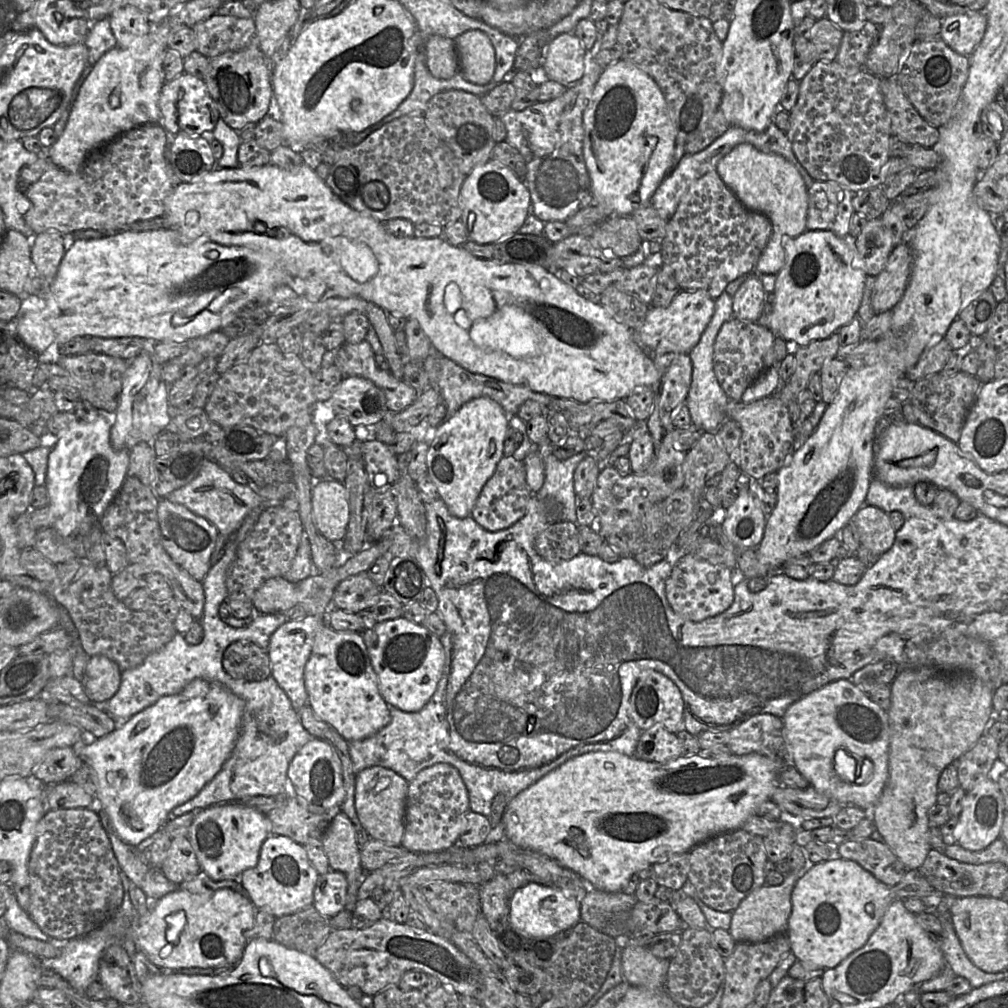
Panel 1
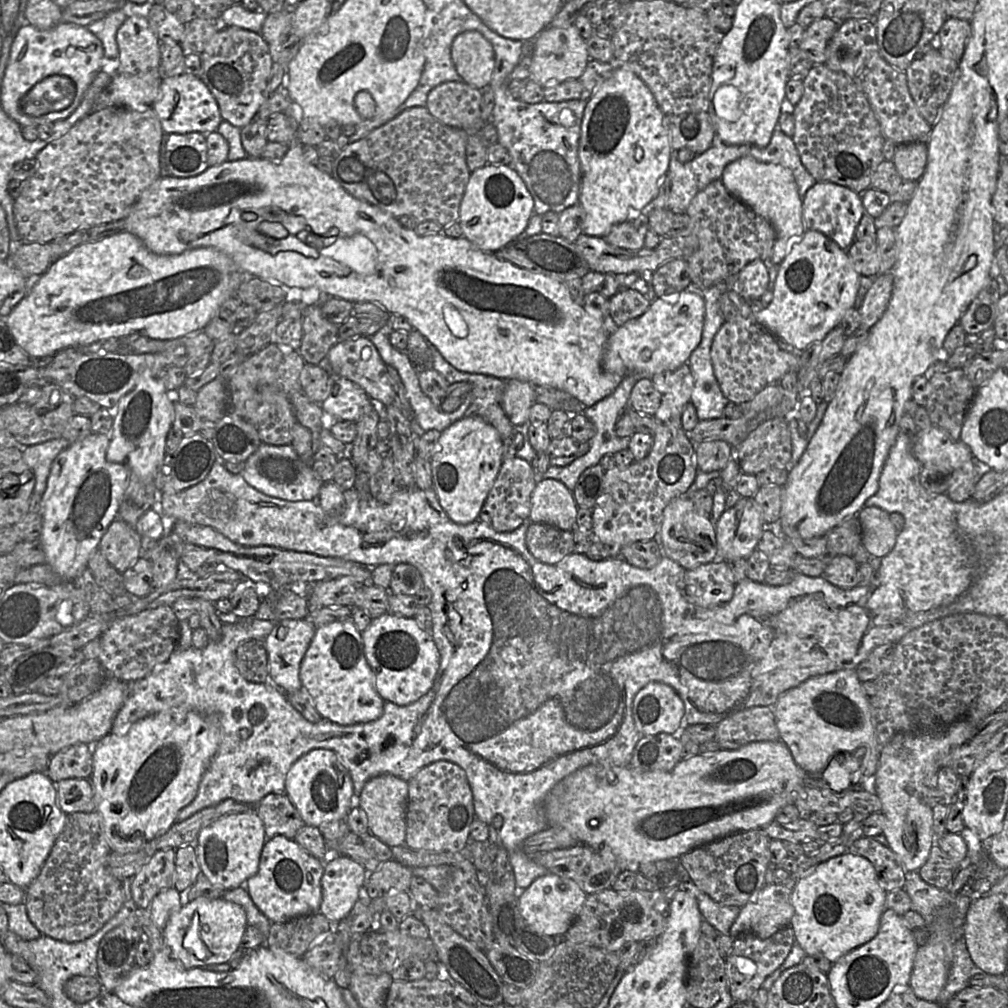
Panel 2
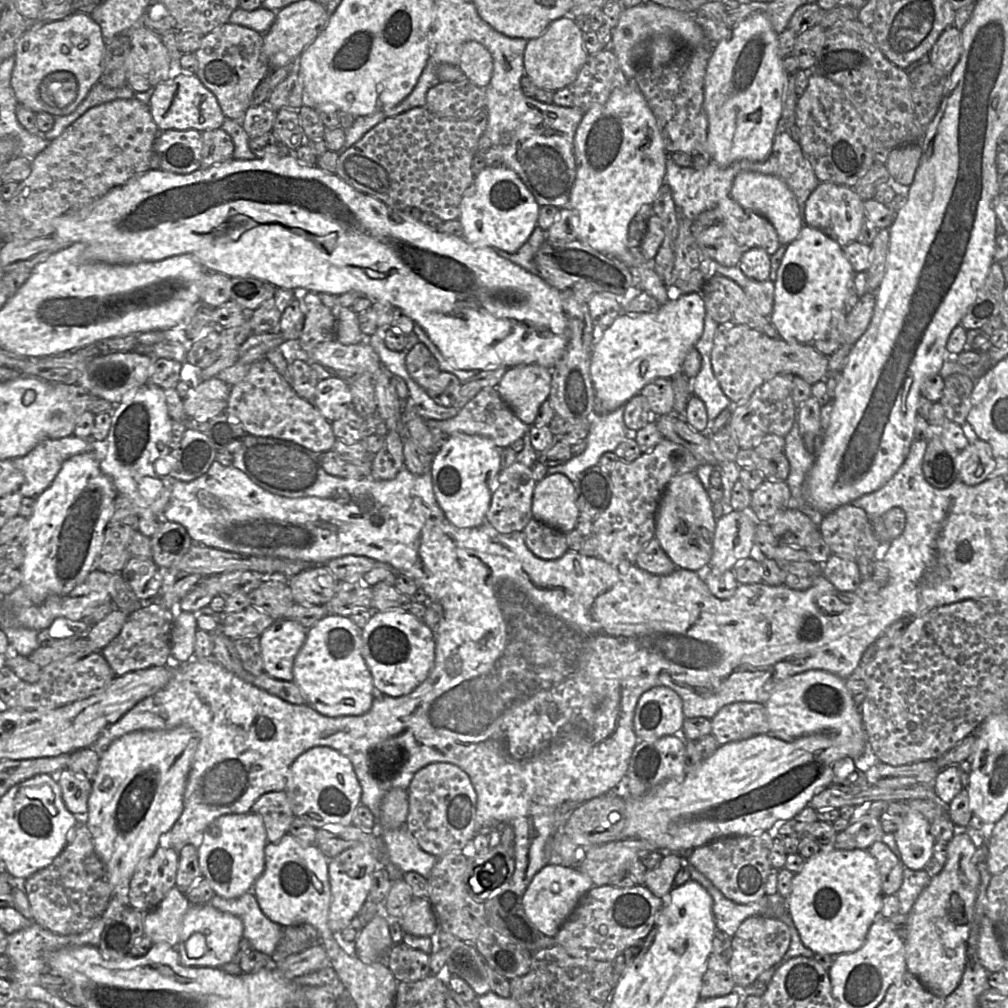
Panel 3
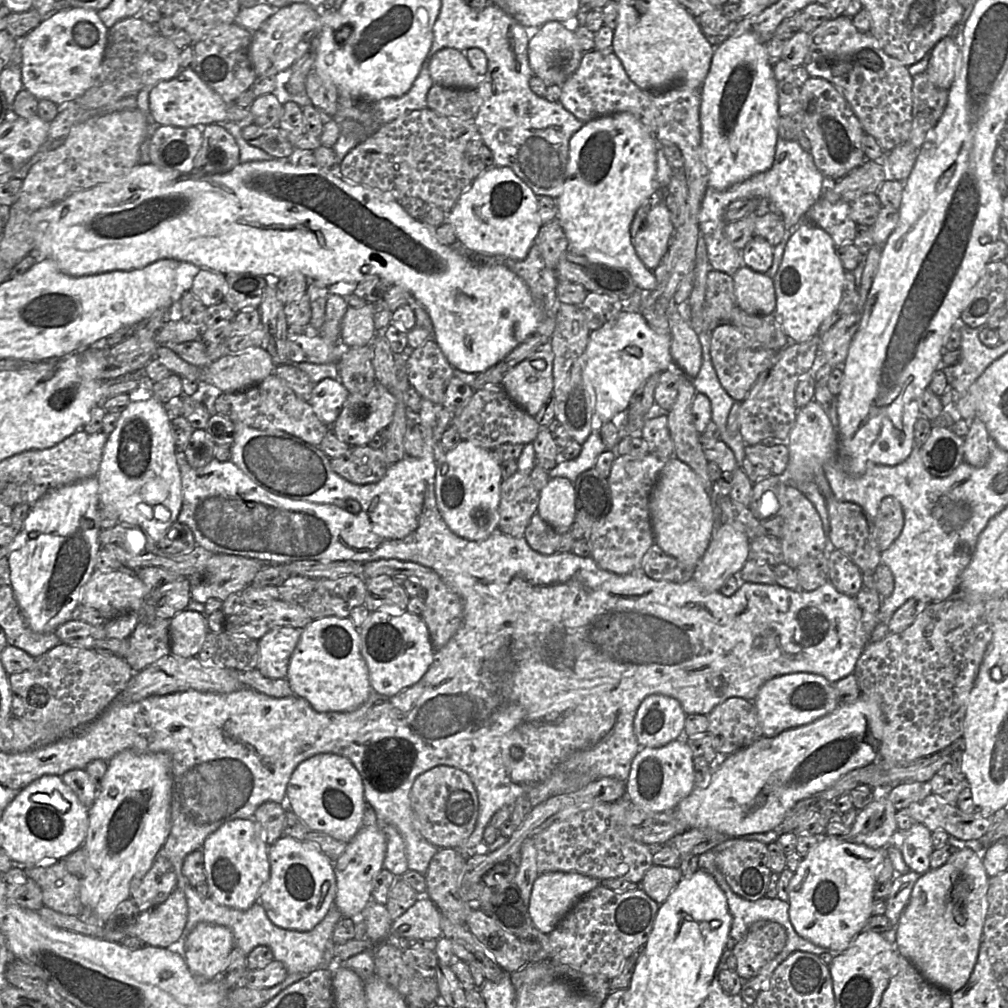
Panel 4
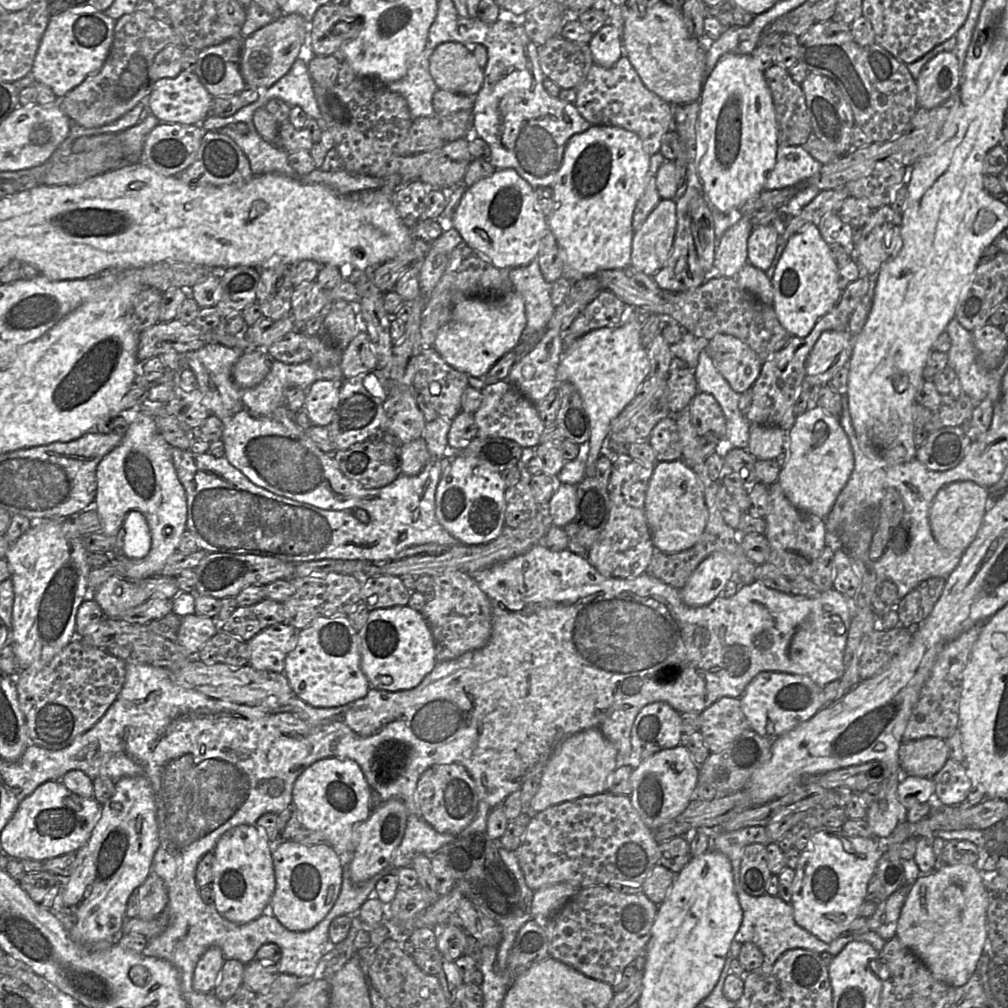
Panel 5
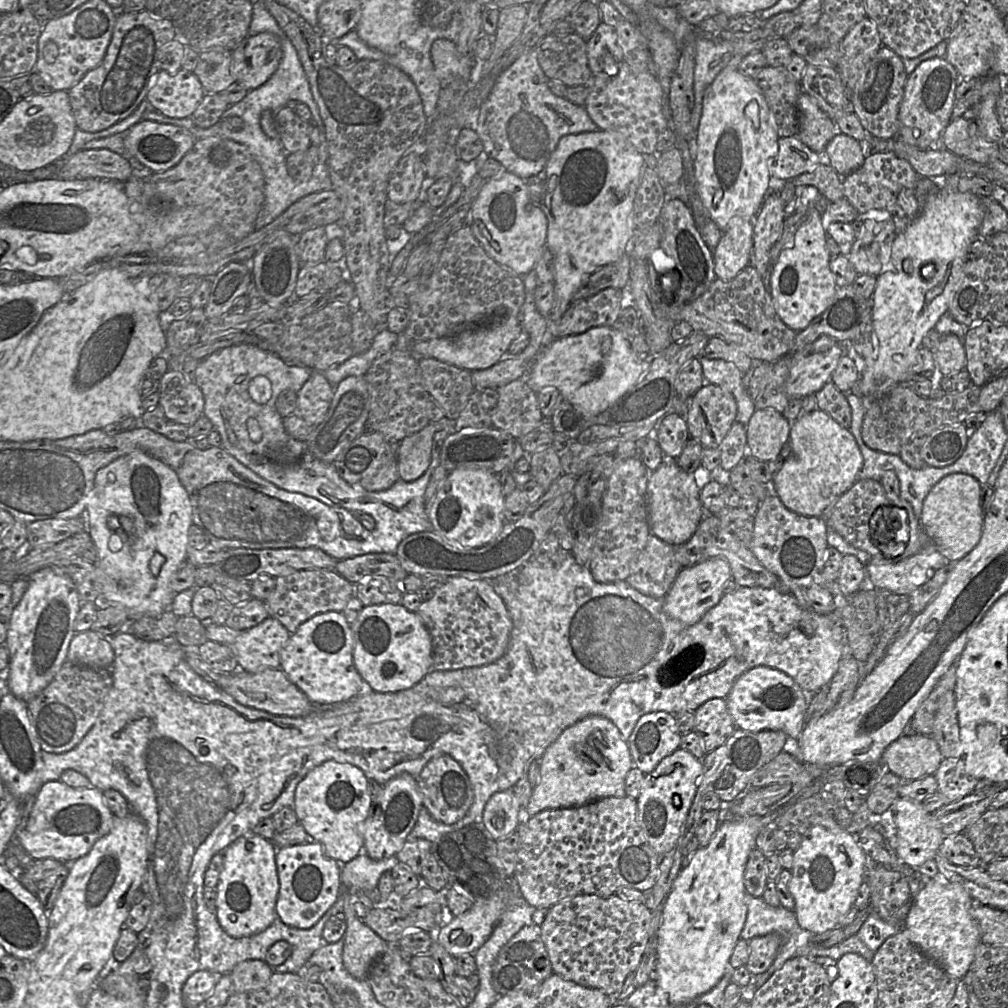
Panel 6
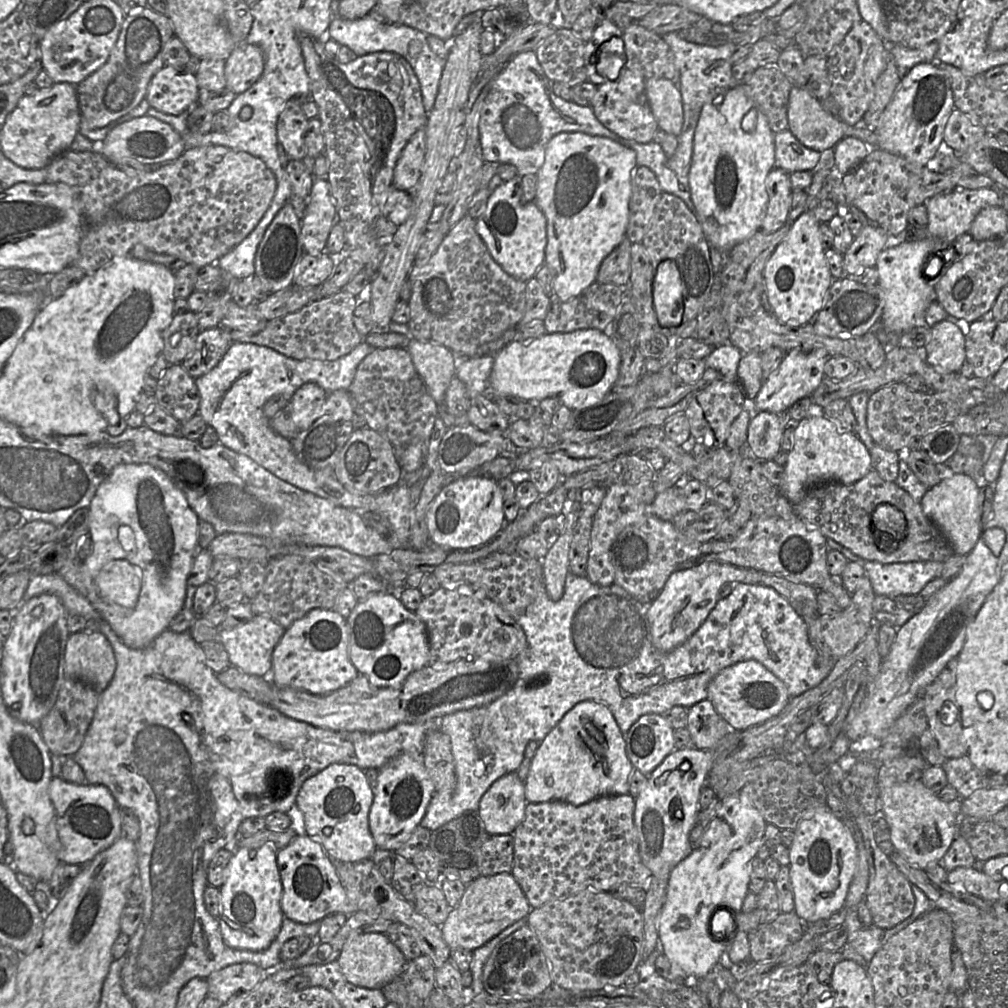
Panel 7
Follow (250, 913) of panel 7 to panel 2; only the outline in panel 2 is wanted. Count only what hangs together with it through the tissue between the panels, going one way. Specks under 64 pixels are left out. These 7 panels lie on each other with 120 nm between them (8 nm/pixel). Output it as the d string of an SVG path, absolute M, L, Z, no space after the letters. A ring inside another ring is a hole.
M254 809L217 818L202 828L197 836L196 855L201 873L217 889L244 886L246 880L258 871L266 839L263 822Z

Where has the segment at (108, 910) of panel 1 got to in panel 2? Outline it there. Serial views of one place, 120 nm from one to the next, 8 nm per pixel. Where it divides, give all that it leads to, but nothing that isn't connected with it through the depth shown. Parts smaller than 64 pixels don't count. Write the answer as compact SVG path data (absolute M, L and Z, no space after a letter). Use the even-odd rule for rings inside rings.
M96 811L66 815L63 830L39 875L25 890L28 918L42 935L68 943L82 941L94 935L119 911L124 900L124 890L122 881L112 875L107 867L110 853L101 819Z

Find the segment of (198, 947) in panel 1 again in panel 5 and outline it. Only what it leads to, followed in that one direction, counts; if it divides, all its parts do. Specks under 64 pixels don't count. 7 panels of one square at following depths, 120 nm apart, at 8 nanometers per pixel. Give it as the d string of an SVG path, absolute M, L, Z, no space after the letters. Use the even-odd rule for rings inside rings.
M219 947L208 948L195 967L192 981L193 989L200 993L213 993L225 960Z

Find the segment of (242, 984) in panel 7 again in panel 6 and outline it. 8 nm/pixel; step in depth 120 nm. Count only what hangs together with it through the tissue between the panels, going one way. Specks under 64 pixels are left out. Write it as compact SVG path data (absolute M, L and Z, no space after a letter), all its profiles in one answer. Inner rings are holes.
M246 960L237 964L229 973L234 992L240 993L266 987L274 968L263 960Z

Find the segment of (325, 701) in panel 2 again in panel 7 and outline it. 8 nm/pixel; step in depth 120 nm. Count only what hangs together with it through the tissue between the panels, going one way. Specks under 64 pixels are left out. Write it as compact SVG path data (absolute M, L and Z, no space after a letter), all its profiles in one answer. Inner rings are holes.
M315 608L304 617L295 620L288 627L276 645L272 654L271 681L275 687L293 688L314 695L325 695L334 692L353 681L358 671L352 664L348 653L347 619L334 609Z

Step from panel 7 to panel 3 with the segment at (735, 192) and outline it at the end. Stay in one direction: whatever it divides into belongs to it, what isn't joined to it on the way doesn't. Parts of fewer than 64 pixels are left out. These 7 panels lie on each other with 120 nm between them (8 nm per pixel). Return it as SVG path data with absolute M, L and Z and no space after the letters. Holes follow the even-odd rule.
M756 11L741 21L732 30L729 38L714 45L708 60L703 107L708 118L708 151L714 163L727 167L743 159L763 162L769 158L782 114L783 87L784 74L782 58L779 55L778 34L766 15Z

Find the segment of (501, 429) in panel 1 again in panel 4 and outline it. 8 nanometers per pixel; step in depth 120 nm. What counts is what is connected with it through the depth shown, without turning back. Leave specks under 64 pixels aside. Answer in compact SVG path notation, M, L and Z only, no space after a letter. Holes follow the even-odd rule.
M462 440L448 450L444 463L438 463L435 476L435 496L438 510L449 529L459 537L470 541L488 538L498 529L500 464L490 450Z

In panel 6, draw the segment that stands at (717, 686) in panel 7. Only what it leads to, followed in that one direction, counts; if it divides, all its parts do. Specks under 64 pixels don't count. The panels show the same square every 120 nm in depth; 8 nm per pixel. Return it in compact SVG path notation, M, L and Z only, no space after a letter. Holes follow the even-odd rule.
M762 665L750 668L737 677L725 699L737 728L752 732L781 730L787 736L798 739L805 726L810 696L785 672Z

